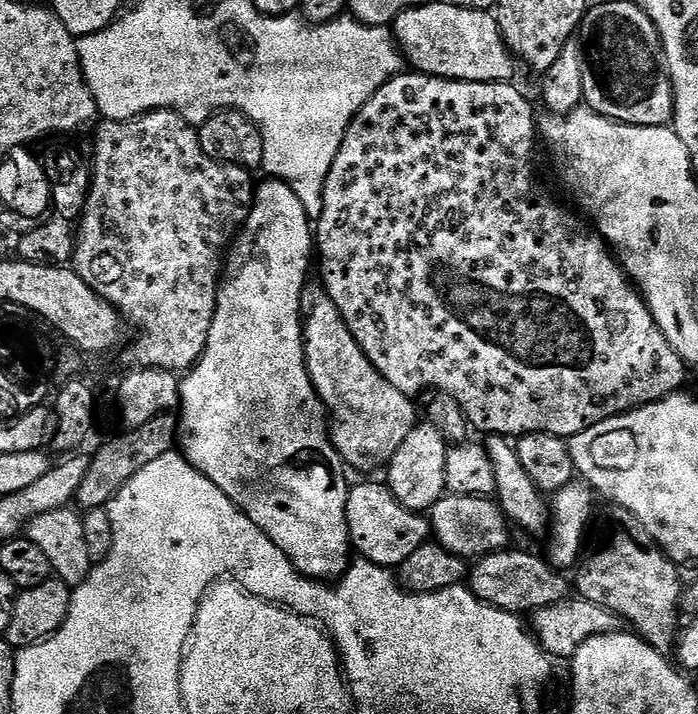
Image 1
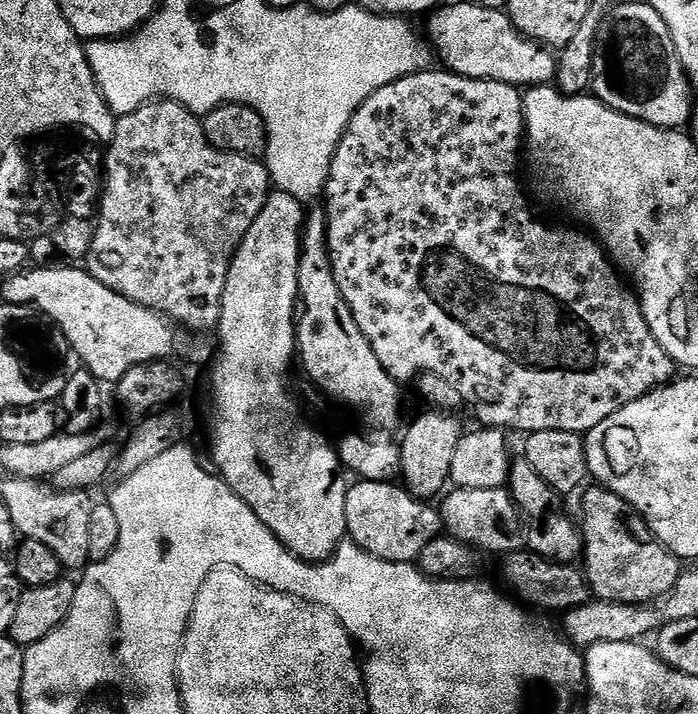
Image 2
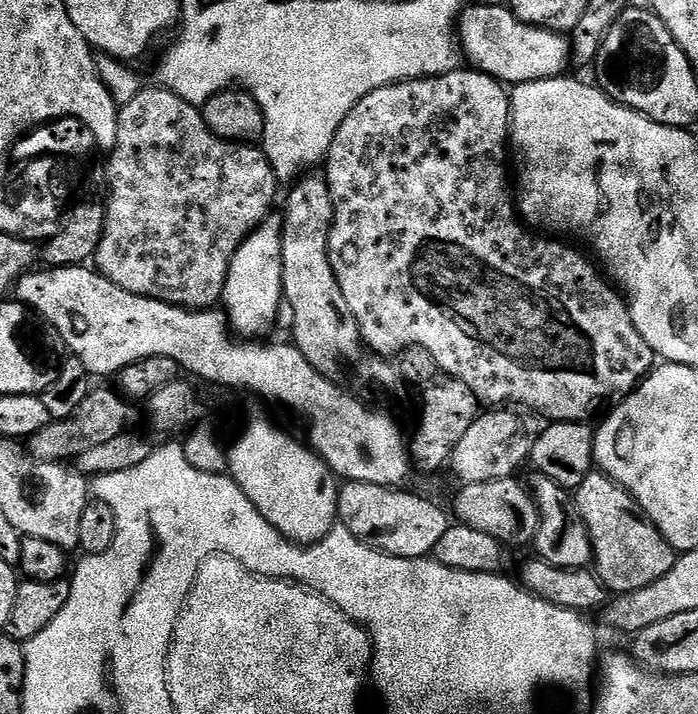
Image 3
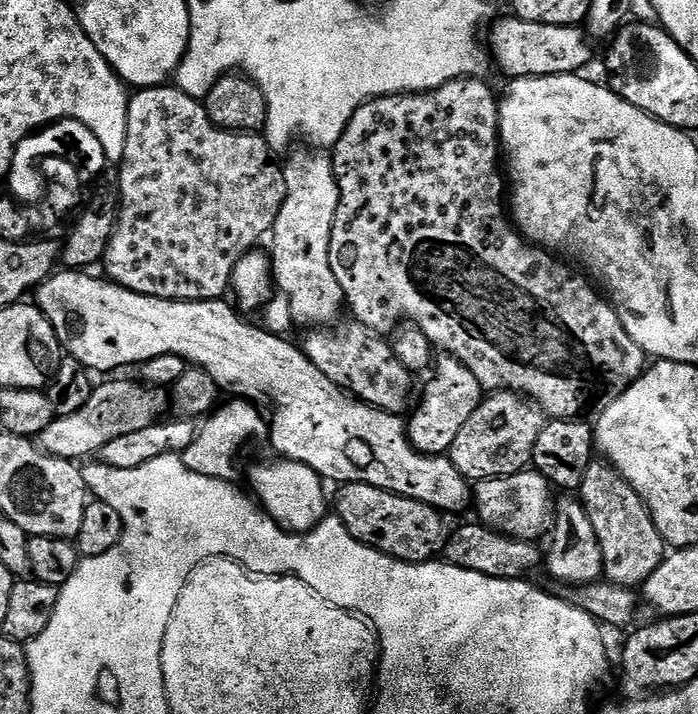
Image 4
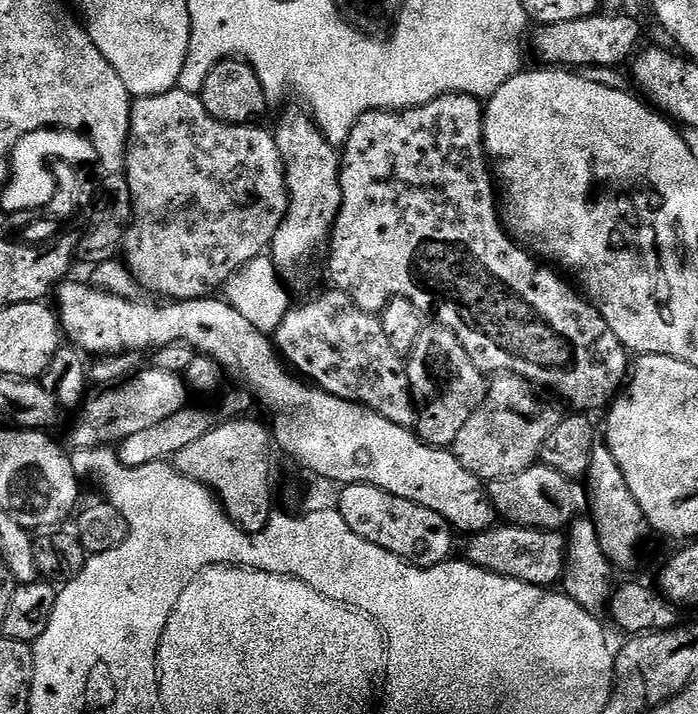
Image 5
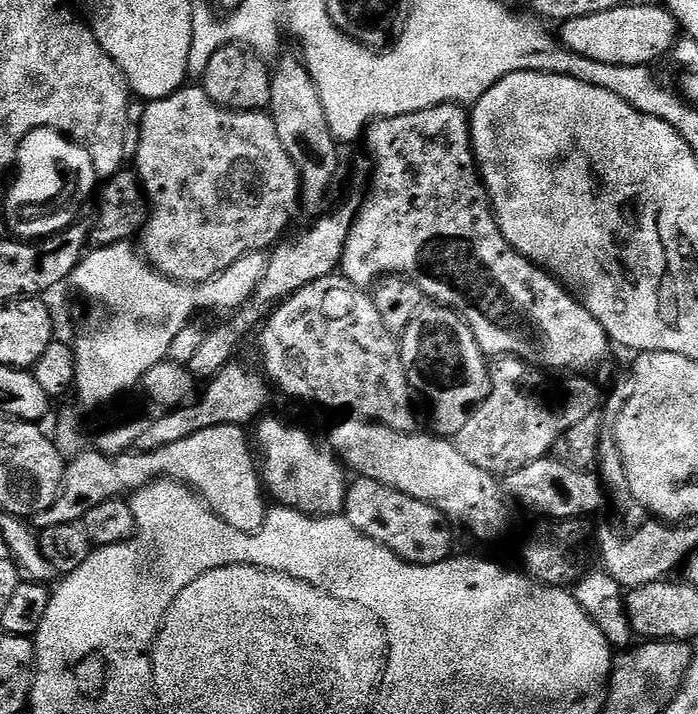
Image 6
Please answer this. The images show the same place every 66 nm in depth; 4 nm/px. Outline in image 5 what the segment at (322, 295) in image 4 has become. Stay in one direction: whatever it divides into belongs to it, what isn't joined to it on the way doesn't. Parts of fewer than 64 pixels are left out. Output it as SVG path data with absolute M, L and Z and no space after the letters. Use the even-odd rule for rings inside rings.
M296 104L290 105L281 114L280 125L274 128L276 145L284 156L289 200L286 218L282 218L282 226L278 226L272 239L270 255L277 273L284 278L300 276L311 266L316 244L323 245L331 237L342 206L340 152L337 145L324 137L307 107Z

